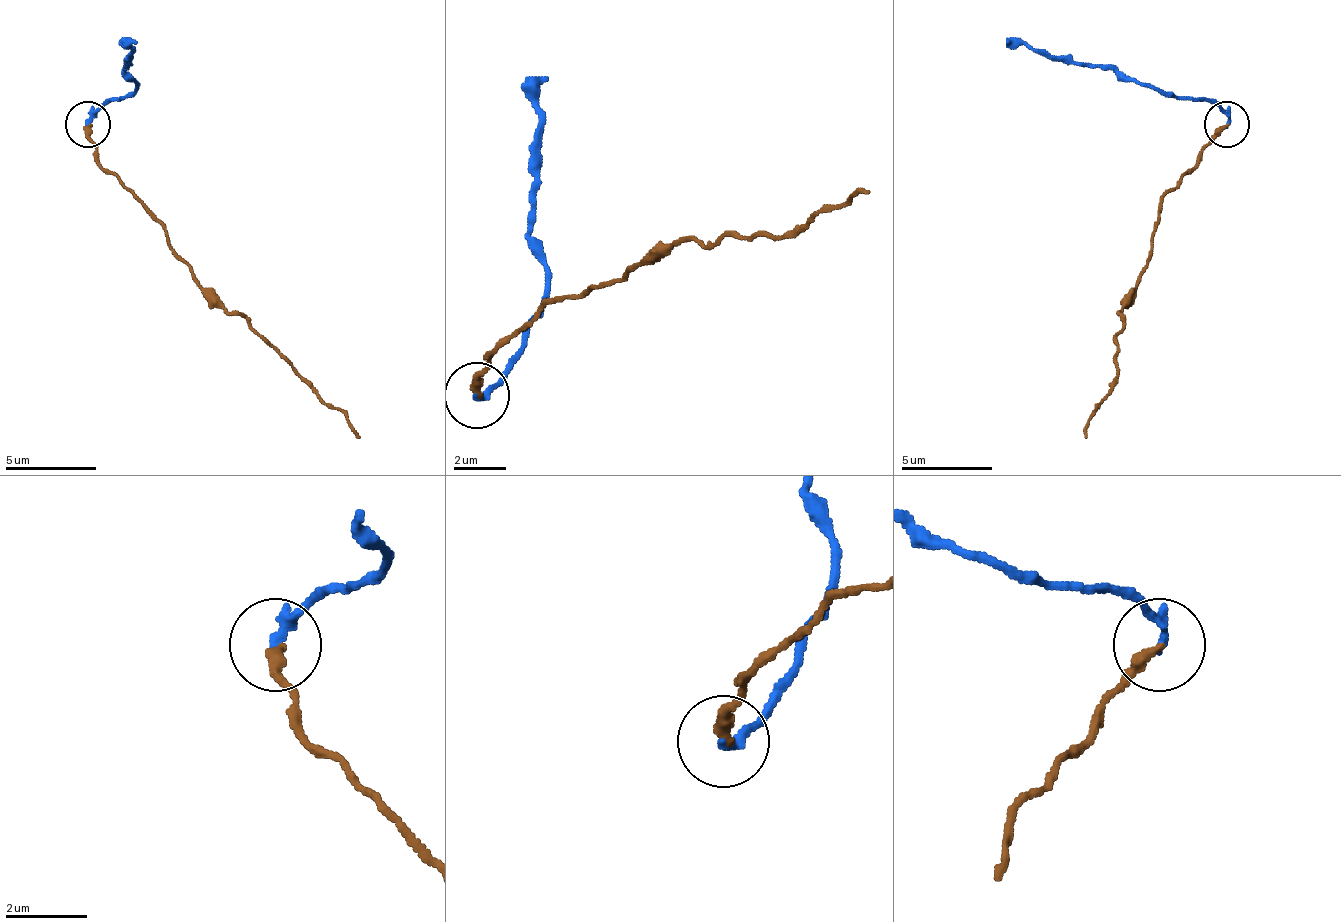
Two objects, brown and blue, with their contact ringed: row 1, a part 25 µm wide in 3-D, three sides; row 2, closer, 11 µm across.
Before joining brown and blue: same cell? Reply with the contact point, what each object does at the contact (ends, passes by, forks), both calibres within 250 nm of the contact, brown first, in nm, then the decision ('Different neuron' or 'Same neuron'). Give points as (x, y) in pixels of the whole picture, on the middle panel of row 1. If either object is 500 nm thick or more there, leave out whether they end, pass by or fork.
Place: (476, 395). At the ring brown ends. At the ring blue ends. Thickness 320 nm (brown) against 240 nm. Different neuron

